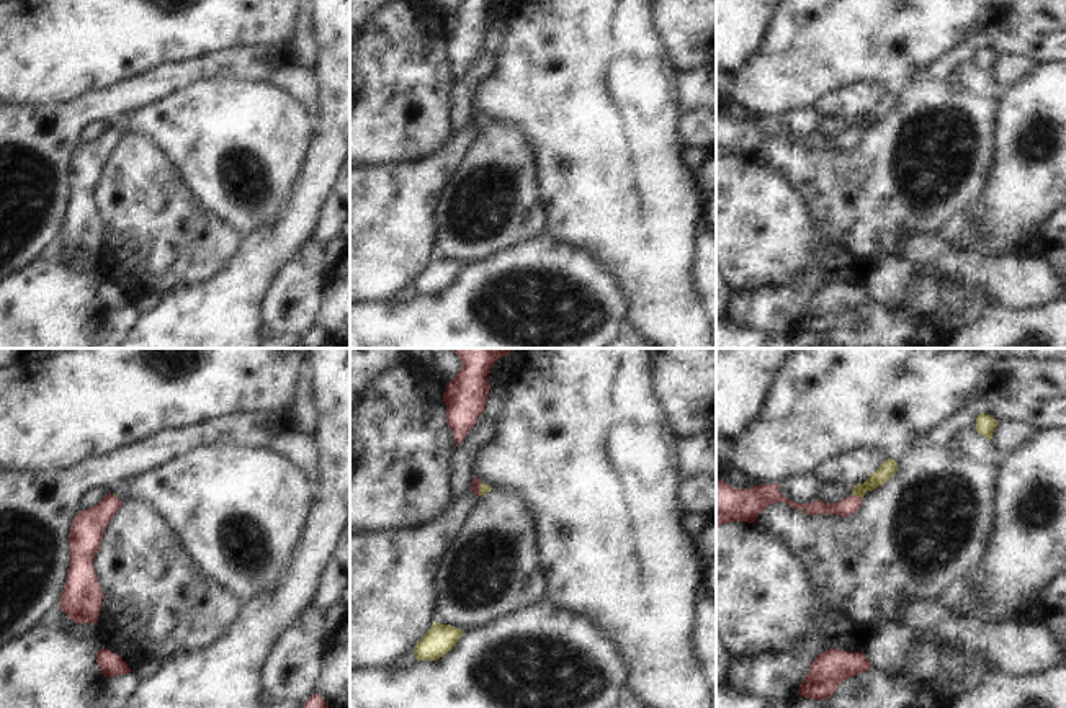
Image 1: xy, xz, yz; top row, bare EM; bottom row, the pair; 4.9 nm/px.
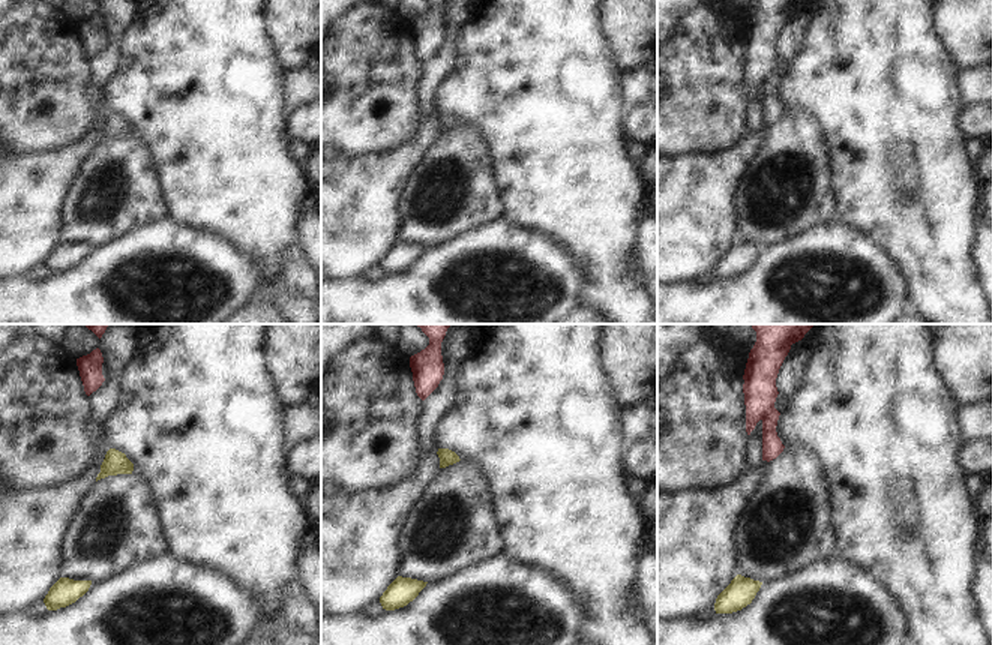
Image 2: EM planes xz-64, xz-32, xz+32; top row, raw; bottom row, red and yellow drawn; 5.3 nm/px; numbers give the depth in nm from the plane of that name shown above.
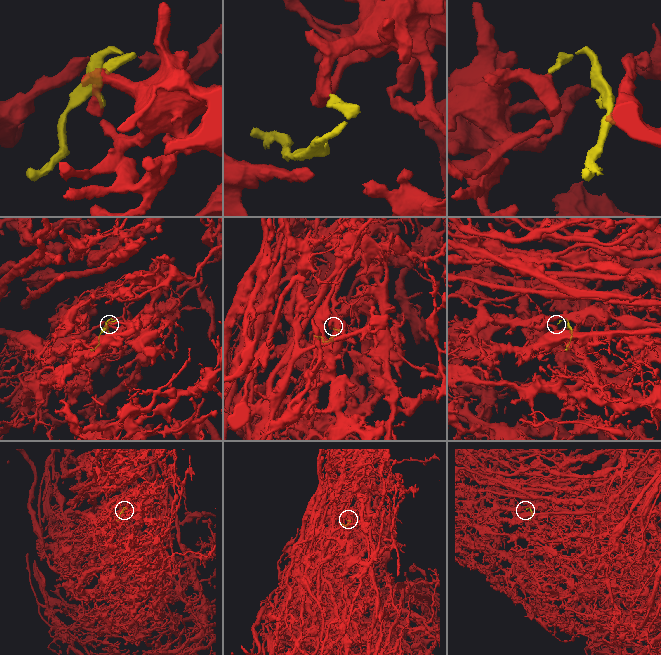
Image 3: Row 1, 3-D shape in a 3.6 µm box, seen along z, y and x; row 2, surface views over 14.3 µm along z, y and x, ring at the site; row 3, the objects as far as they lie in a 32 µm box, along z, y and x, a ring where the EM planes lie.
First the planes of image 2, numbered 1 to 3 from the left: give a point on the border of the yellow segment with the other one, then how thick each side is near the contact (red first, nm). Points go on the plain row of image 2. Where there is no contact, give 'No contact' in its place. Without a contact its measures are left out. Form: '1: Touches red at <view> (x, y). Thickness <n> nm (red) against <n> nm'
1: No contact
2: No contact
3: No contact.

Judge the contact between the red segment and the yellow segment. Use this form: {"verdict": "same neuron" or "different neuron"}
{"verdict": "same neuron"}

